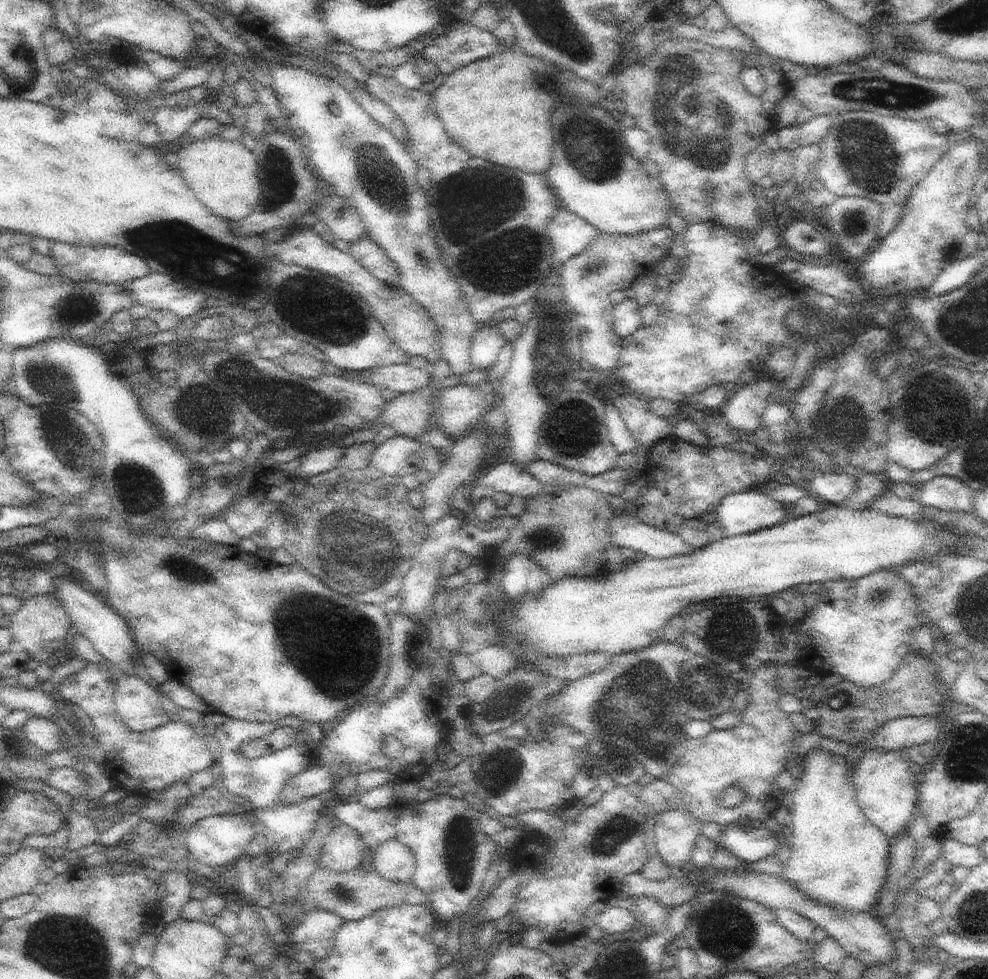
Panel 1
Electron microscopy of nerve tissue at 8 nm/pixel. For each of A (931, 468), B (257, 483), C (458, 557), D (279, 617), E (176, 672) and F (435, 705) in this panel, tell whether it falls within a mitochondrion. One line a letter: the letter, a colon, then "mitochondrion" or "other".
A: other
B: other
C: other
D: mitochondrion
E: other
F: other

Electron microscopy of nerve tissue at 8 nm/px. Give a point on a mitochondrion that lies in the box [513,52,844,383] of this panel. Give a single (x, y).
(598, 145)

